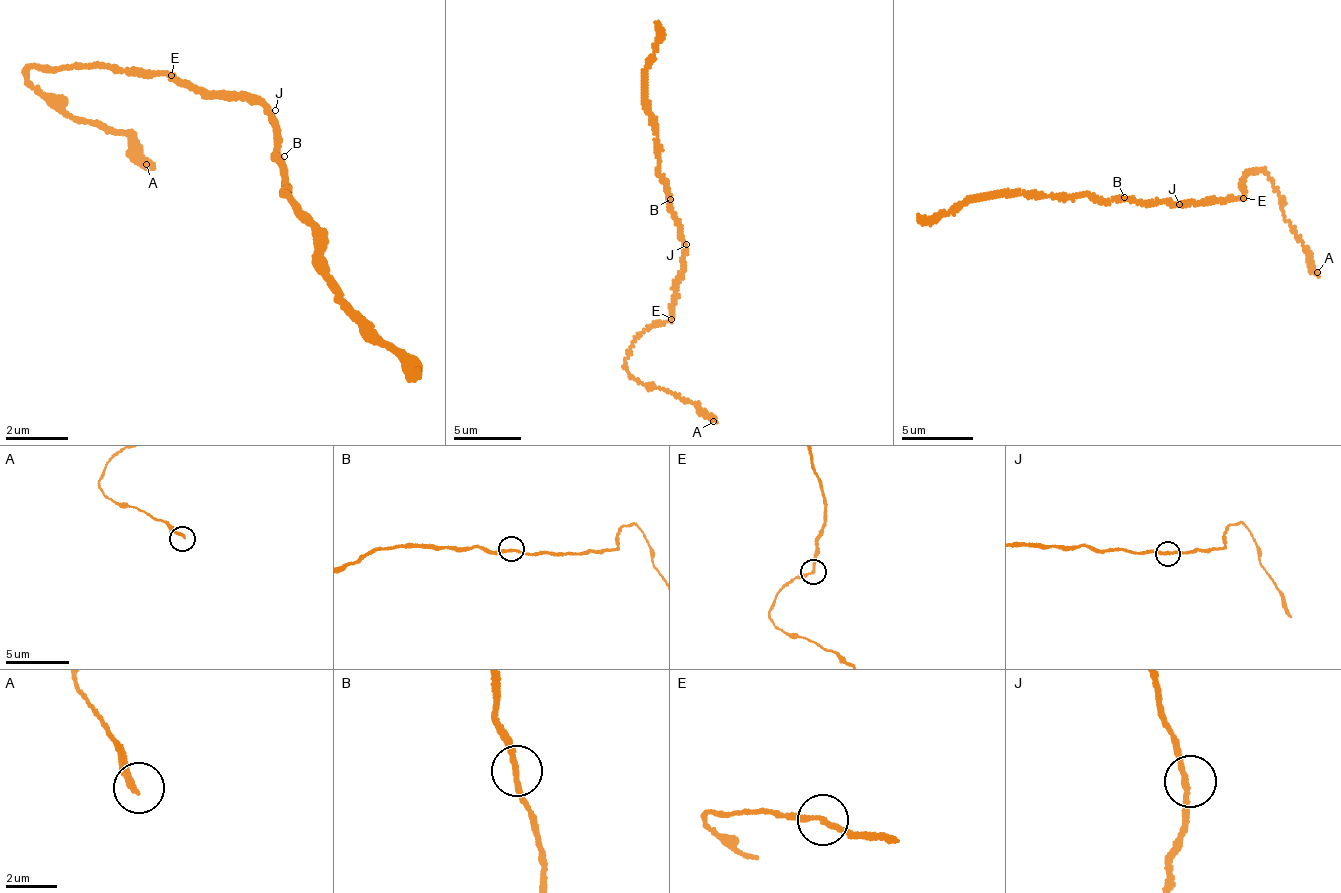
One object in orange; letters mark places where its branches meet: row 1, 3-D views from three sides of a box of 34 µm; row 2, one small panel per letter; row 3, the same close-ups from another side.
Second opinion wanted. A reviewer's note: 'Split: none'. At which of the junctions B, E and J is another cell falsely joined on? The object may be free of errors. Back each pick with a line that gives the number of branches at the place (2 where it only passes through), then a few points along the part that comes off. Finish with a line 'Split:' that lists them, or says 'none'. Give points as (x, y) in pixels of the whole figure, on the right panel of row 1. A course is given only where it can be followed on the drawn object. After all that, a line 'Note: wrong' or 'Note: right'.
E: 2 branches meet; foreign part runs (1242, 197), (1241, 183), (1250, 170), (1269, 176), (1293, 232), (1319, 277)
Split: E
Note: wrong

